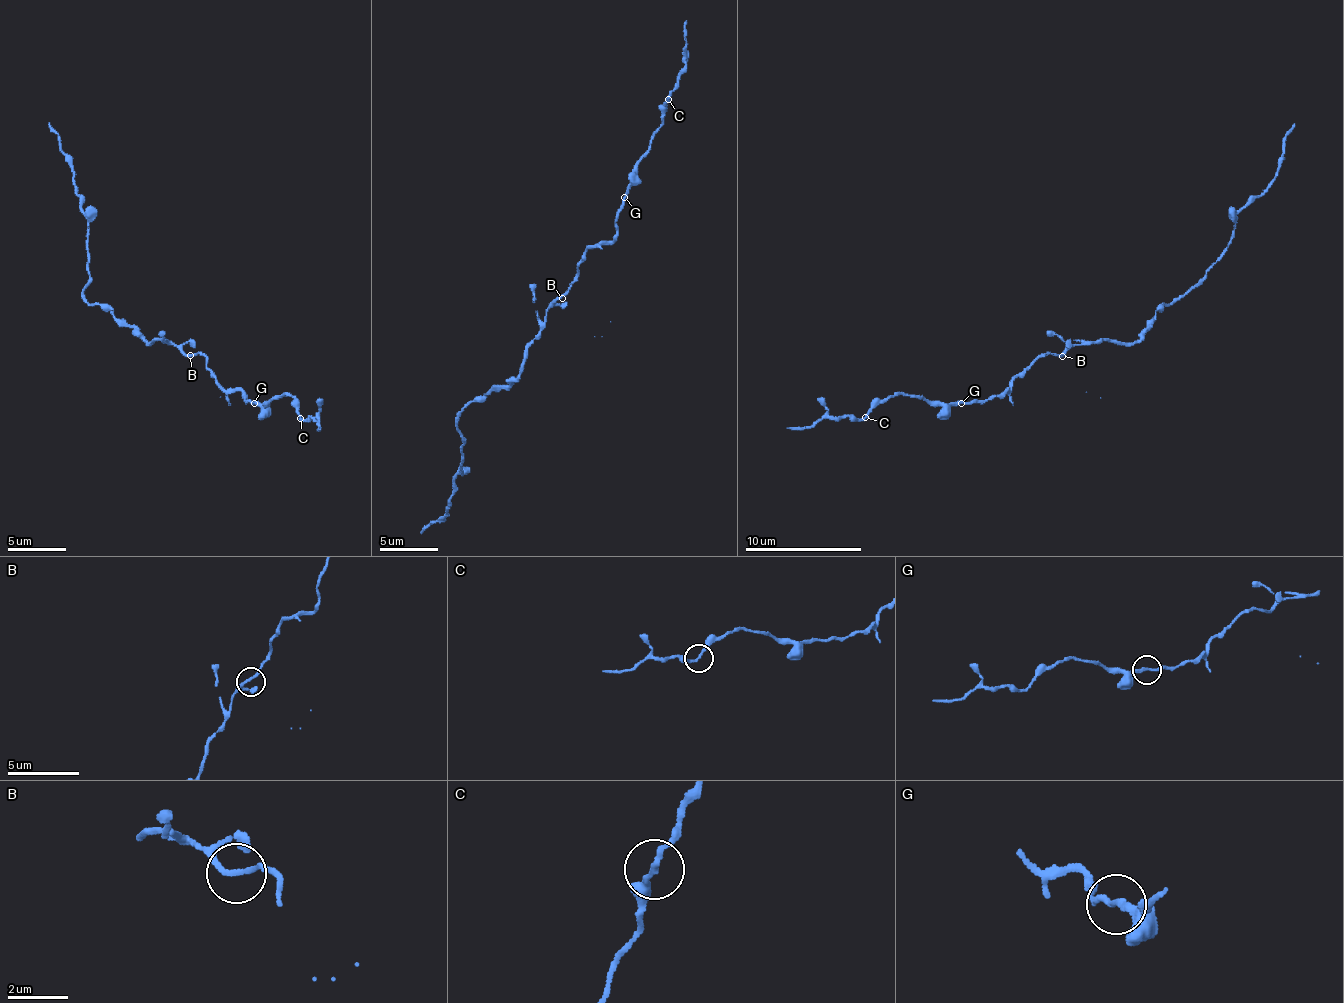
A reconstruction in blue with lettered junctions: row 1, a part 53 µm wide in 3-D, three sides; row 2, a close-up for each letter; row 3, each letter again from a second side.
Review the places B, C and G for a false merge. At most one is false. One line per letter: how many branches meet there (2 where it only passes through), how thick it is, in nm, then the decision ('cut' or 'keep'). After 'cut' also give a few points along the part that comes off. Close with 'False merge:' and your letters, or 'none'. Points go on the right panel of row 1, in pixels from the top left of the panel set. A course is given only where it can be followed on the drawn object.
B: 2 | 180 nm | keep
C: 2 | 170 nm | keep
G: 2 | 180 nm | keep
False merge: none

